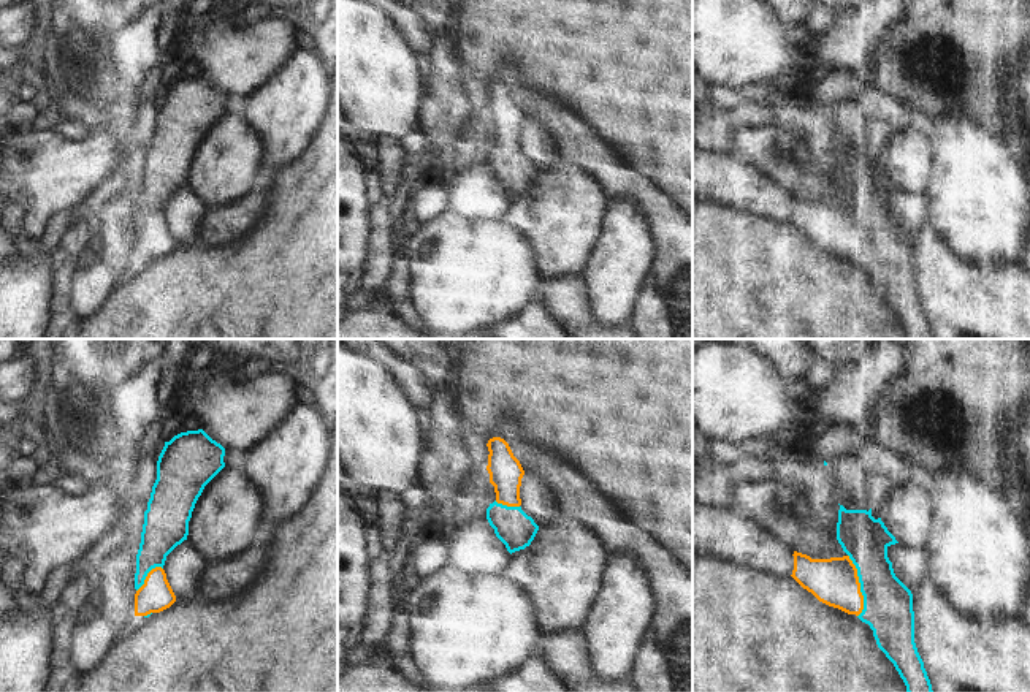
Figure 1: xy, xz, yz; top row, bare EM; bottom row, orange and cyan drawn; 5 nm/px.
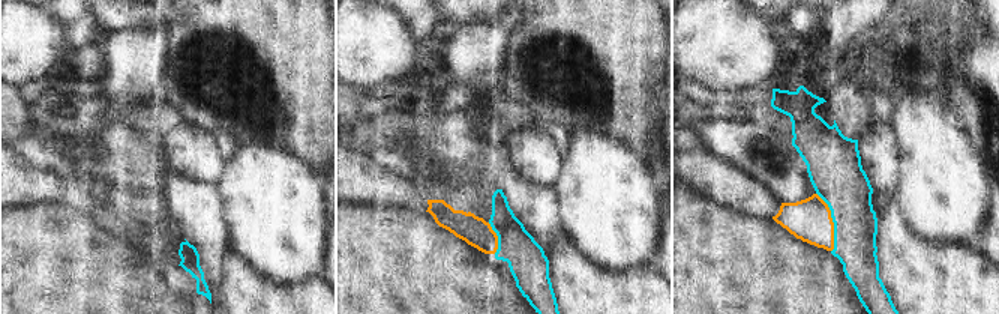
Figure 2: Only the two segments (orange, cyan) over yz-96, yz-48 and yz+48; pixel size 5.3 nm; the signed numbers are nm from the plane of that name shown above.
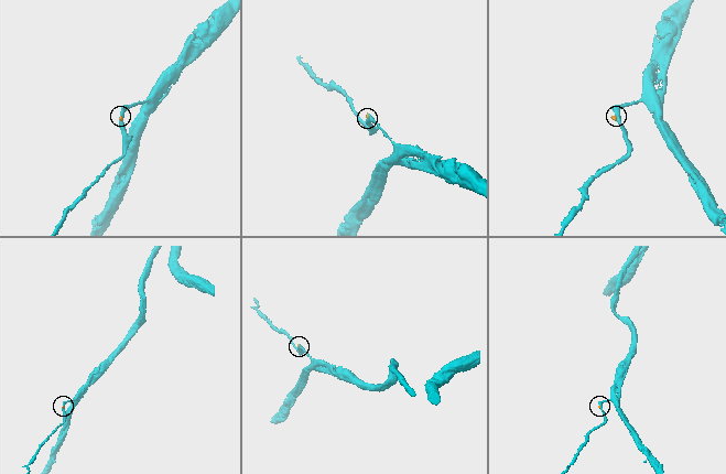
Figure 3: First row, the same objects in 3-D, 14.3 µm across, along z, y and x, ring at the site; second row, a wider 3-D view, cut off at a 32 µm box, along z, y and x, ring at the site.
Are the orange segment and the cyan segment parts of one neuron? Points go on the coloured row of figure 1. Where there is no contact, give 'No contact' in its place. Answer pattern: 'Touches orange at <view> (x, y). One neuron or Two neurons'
Touches orange at yz (859, 586). One neuron.

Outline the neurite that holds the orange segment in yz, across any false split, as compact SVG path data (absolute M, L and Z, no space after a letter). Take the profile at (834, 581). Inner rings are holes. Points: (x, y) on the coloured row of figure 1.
M840 505L837 523L837 540L846 553L843 557L811 559L807 554L794 551L792 578L819 602L838 608L848 614L856 614L862 622L868 624L873 630L878 648L894 663L900 678L906 686L906 692L933 692L924 662L914 643L914 611L911 591L895 576L892 562L887 557L887 548L898 543L887 530L881 518L872 516L872 508L867 510L846 510Z

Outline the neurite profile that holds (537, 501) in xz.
M525 472L520 486L521 510L540 527L553 524L559 516L556 499L536 475Z

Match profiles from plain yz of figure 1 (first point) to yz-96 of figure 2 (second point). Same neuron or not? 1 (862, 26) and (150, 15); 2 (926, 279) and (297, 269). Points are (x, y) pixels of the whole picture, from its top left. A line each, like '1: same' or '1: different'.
1: different
2: different

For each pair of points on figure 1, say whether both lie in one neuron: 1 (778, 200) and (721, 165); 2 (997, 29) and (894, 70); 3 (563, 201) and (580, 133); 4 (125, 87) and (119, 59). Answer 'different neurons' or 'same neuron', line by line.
1: same neuron
2: same neuron
3: different neurons
4: same neuron

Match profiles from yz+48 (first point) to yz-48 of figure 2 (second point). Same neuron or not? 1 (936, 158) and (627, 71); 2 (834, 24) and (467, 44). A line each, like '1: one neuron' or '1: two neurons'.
1: two neurons
2: one neuron

